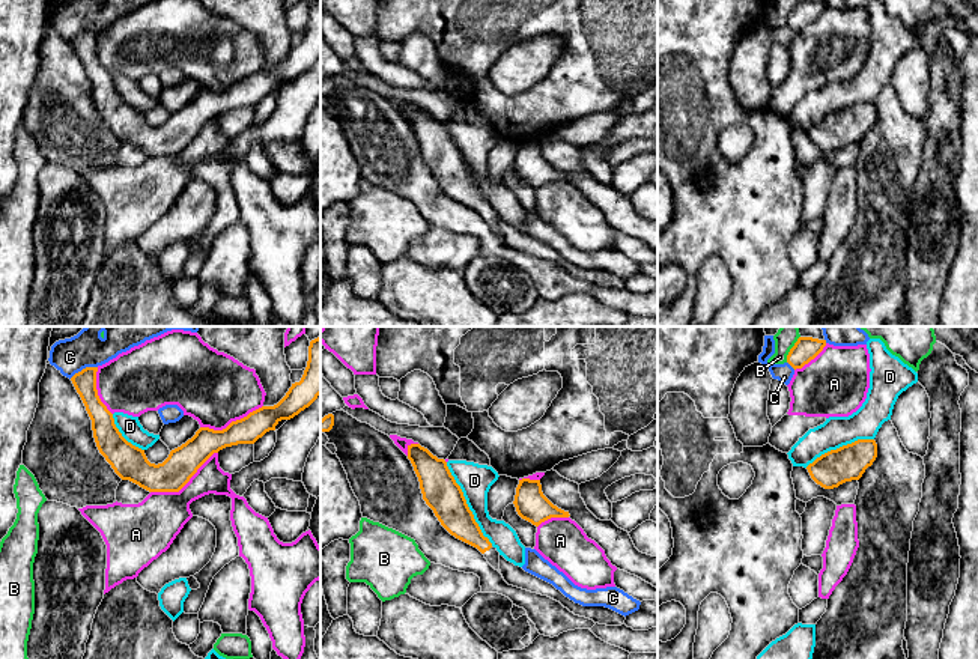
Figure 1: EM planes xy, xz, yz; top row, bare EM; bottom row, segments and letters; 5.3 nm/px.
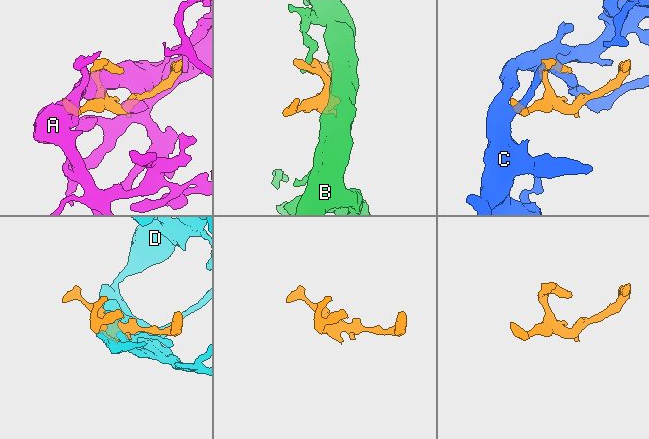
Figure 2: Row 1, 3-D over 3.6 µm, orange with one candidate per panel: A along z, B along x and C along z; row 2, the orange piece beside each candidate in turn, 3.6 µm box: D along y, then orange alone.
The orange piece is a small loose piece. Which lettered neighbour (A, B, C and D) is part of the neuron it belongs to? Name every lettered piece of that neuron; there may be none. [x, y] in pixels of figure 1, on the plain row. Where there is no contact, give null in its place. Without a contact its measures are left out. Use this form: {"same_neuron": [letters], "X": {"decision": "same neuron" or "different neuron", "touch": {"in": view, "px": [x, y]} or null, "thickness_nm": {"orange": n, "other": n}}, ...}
{"same_neuron": [], "A": {"decision": "different neuron", "touch": {"in": "xy", "px": [184, 148]}, "thickness_nm": {"orange": 170, "other": 260}}, "B": {"decision": "different neuron", "touch": {"in": "yz", "px": [790, 12]}, "thickness_nm": {"orange": 130, "other": 90}}, "C": {"decision": "different neuron", "touch": {"in": "xy", "px": [83, 32]}, "thickness_nm": {"orange": 120, "other": 190}}, "D": {"decision": "different neuron", "touch": {"in": "xz", "px": [467, 167]}, "thickness_nm": {"orange": 200, "other": 170}}}

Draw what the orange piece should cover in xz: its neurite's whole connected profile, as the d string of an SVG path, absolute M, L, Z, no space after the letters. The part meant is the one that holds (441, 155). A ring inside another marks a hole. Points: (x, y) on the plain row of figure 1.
M420 107L408 108L408 122L418 140L423 162L441 188L456 202L477 211L487 226L501 236L500 215L483 199L447 125Z

